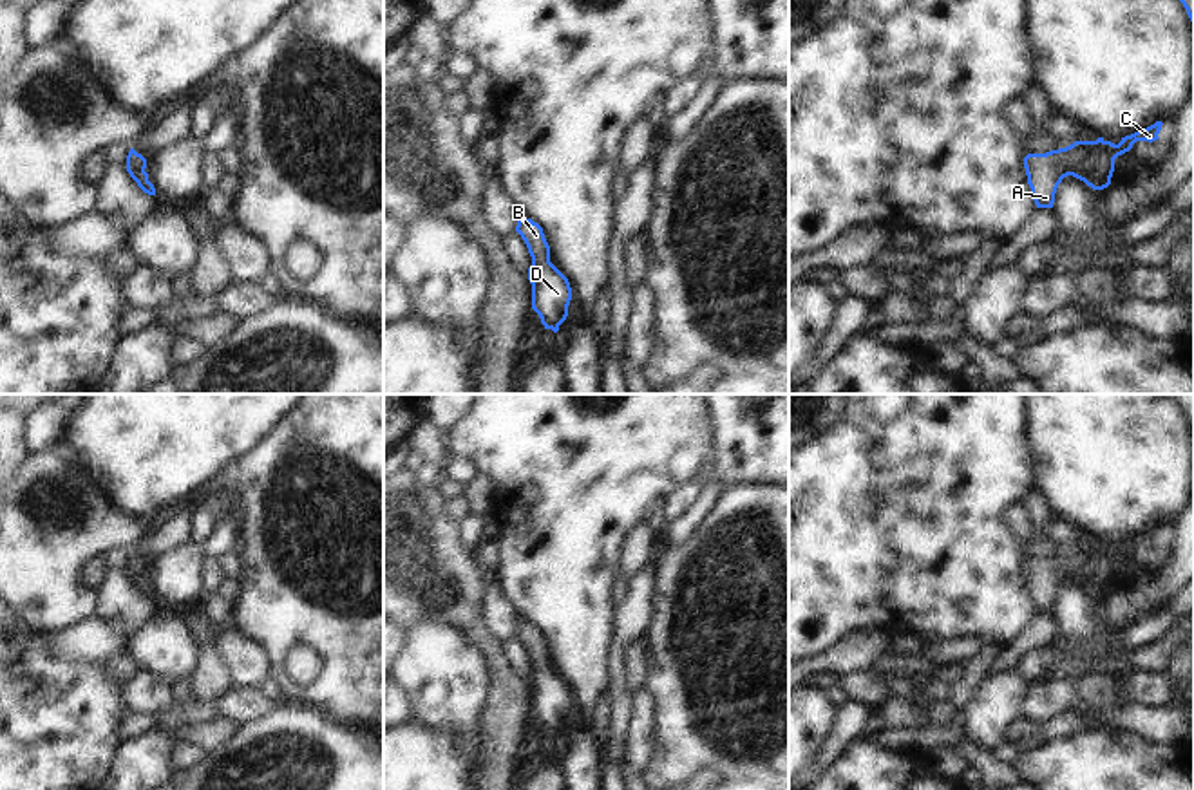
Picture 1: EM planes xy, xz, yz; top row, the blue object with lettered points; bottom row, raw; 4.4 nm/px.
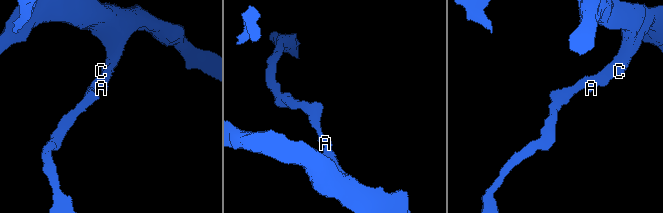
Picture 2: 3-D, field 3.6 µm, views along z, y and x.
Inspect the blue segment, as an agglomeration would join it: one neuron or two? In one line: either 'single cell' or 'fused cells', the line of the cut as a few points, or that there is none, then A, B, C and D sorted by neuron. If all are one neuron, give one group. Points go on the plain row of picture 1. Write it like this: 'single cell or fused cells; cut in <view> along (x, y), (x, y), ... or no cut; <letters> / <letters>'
single cell; no cut; A B C D

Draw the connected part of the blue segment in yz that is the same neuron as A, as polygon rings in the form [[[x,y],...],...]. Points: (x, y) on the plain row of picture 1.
[[[1161,526],[1122,542],[1118,550],[1098,542],[1096,546],[1075,546],[1073,550],[1046,559],[1028,559],[1024,573],[1037,613],[1053,613],[1055,598],[1064,582],[1073,580],[1093,595],[1111,589],[1114,564],[1132,553],[1136,546],[1156,546]]]

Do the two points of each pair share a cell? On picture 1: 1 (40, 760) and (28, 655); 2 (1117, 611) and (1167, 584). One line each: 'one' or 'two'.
1: one
2: one

